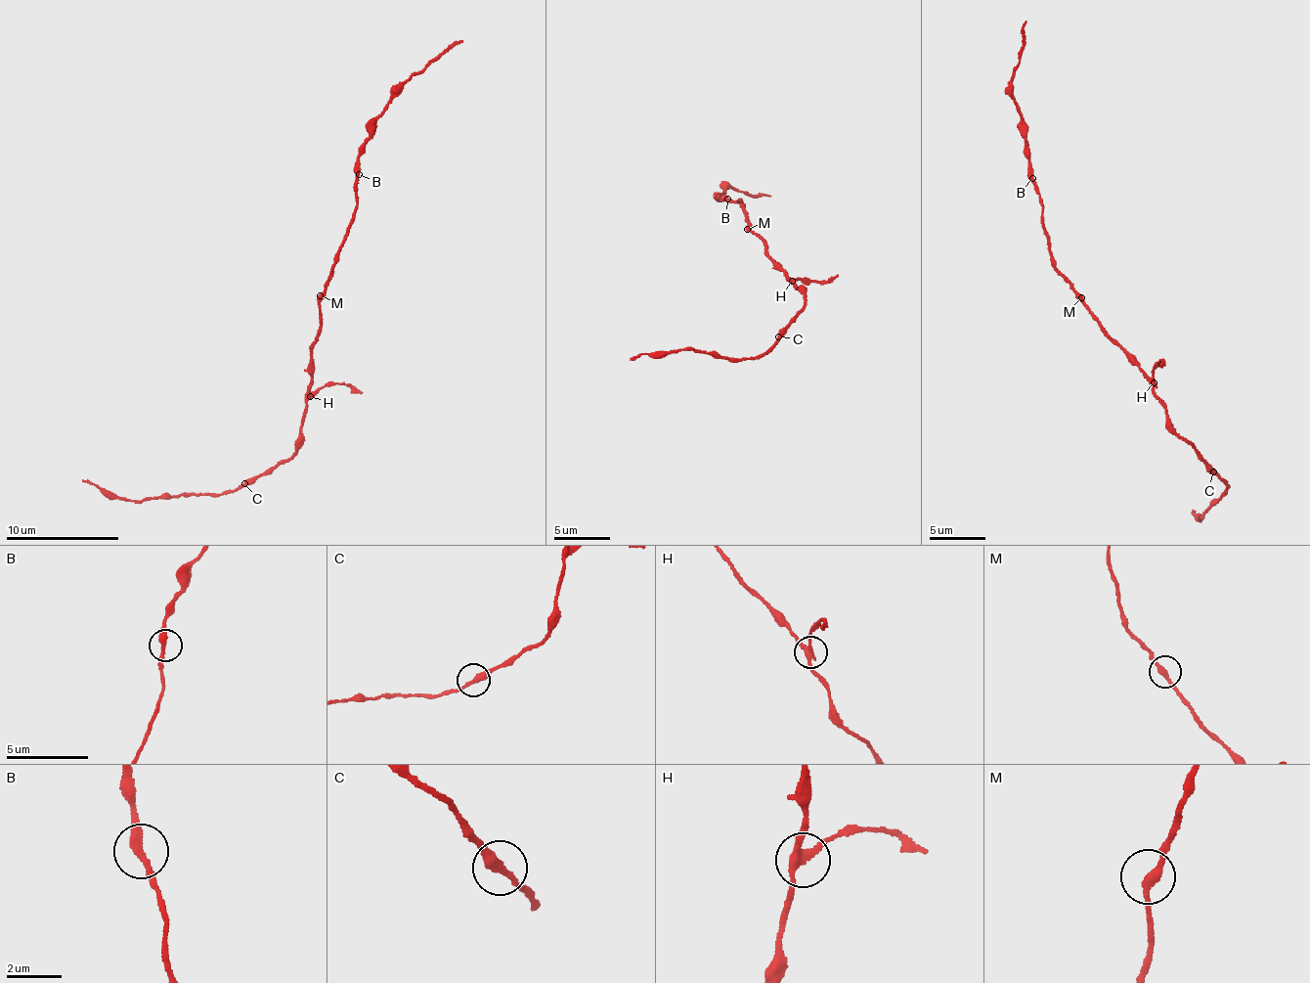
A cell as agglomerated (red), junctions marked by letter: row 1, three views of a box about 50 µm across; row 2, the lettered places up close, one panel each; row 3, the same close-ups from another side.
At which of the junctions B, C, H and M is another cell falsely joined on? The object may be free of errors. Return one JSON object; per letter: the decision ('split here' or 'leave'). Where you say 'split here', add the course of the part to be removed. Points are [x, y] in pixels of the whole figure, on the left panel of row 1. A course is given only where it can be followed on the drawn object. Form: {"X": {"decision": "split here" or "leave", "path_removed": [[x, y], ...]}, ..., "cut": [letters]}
{"B": {"decision": "leave"}, "C": {"decision": "leave"}, "H": {"decision": "split here", "path_removed": [[311, 395], [336, 383], [349, 384], [363, 391]]}, "M": {"decision": "leave"}, "cut": ["H"]}

